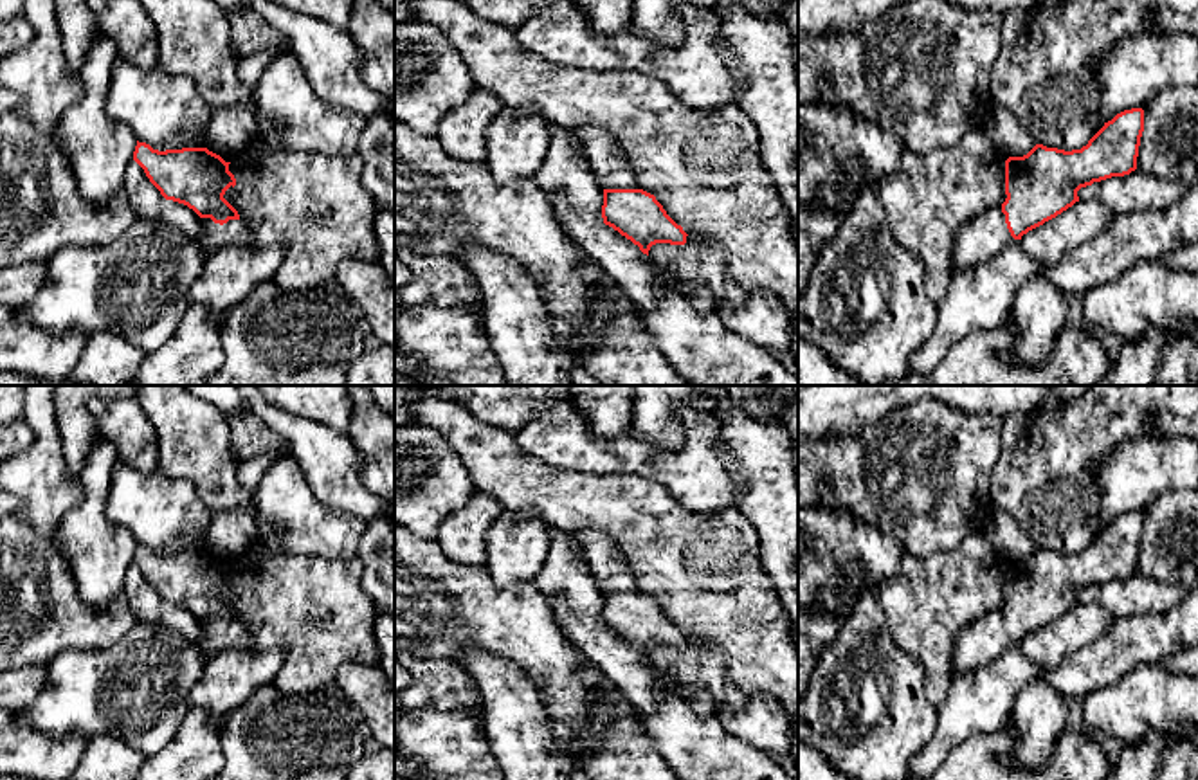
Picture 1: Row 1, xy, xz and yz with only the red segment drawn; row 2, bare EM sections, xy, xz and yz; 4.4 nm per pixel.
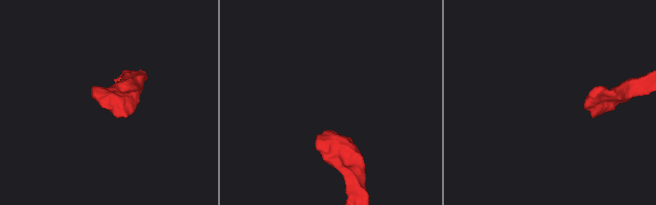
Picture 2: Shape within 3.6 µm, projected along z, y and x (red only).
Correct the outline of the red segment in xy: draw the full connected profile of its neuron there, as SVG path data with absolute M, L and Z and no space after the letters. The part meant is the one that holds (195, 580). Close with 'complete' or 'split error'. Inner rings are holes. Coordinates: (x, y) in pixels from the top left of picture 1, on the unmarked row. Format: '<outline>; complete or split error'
M139 544L133 564L166 603L184 607L200 620L204 641L198 647L205 658L252 647L238 614L223 602L236 589L231 566L207 551L159 555Z; split error

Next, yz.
M1131 512L1117 517L1081 553L1057 553L1036 548L1023 560L1005 564L1005 605L964 627L953 648L955 676L971 672L1002 656L1012 643L1056 621L1075 605L1077 594L1112 580L1124 580L1137 573L1144 513Z; split error

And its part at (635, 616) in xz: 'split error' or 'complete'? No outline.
split error

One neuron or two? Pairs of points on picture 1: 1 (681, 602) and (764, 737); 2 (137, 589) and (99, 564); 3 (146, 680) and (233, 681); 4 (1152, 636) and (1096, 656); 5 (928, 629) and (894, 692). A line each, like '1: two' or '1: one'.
1: two
2: two
3: two
4: one
5: two

